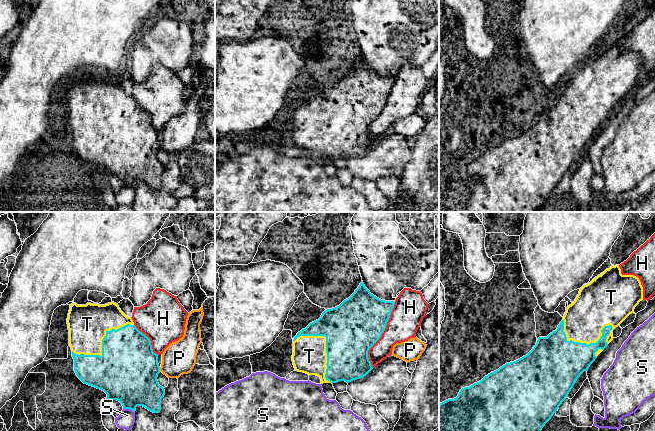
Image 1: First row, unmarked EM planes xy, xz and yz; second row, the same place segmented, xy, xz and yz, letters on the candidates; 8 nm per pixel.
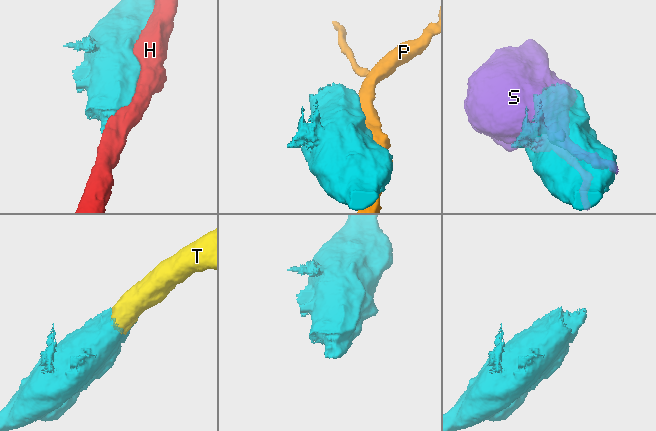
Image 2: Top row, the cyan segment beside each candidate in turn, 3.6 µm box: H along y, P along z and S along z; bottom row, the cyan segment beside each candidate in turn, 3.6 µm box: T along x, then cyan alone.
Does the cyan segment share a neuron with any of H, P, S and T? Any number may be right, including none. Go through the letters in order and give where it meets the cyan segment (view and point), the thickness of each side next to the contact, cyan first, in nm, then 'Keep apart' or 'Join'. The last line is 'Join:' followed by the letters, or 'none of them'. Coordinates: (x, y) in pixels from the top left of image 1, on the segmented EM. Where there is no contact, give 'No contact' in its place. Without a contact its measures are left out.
H: Touches cyan at xz (381, 334). Thickness 420 nm (cyan) against 260 nm. Keep apart
P: Touches cyan at xy (159, 369). Thickness 480 nm (cyan) against 260 nm. Keep apart
S: Touches cyan at xy (129, 408). Thickness 420 nm (cyan) against 140 nm. Keep apart
T: Touches cyan at yz (591, 342). Thickness 320 nm (cyan) against 320 nm. Join
Join: T

